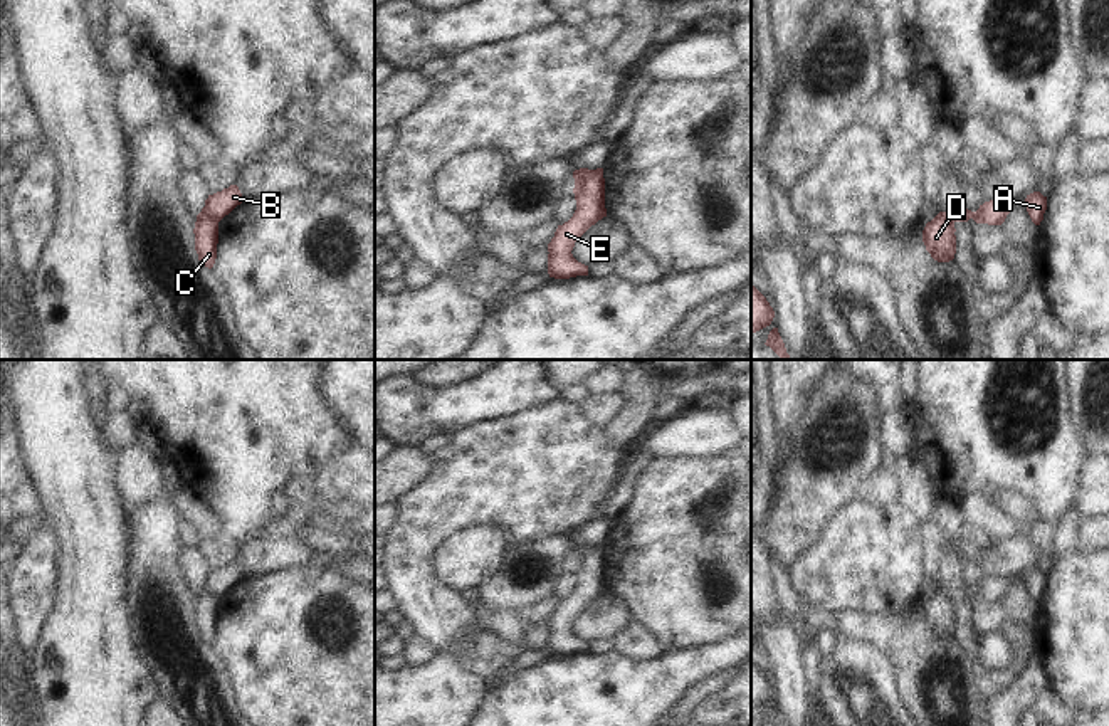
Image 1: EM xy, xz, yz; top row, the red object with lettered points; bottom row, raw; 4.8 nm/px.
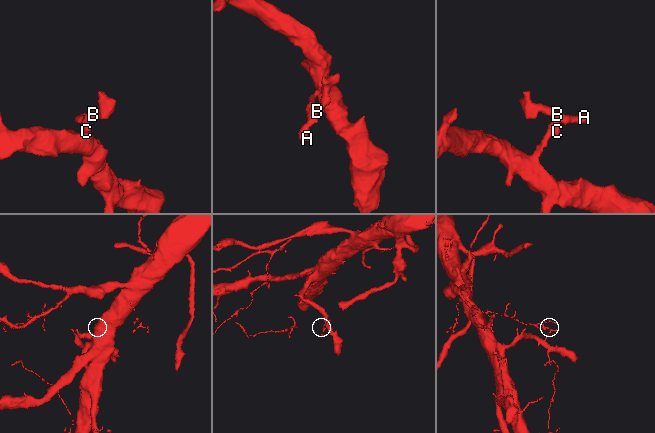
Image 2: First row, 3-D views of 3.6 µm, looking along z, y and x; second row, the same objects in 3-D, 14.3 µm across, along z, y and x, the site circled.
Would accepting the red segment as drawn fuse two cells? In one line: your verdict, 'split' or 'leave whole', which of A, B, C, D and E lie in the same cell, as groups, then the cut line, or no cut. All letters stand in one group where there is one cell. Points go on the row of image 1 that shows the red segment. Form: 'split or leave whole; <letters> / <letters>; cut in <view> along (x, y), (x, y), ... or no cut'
split; A B E / C D; cut in xy along (200, 212), (217, 222)

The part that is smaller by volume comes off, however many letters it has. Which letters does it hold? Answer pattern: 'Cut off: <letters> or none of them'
Cut off: A, B, E.

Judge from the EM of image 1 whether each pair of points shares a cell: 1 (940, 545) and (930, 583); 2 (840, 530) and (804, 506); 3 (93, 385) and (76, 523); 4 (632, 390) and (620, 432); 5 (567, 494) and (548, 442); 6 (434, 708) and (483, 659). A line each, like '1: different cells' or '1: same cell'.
1: same cell
2: different cells
3: different cells
4: same cell
5: same cell
6: same cell

